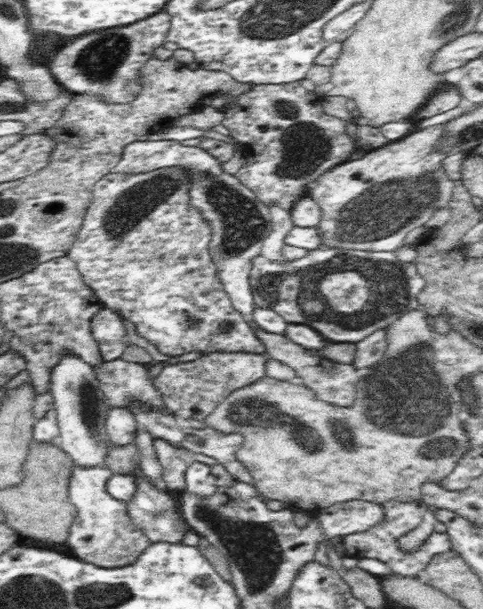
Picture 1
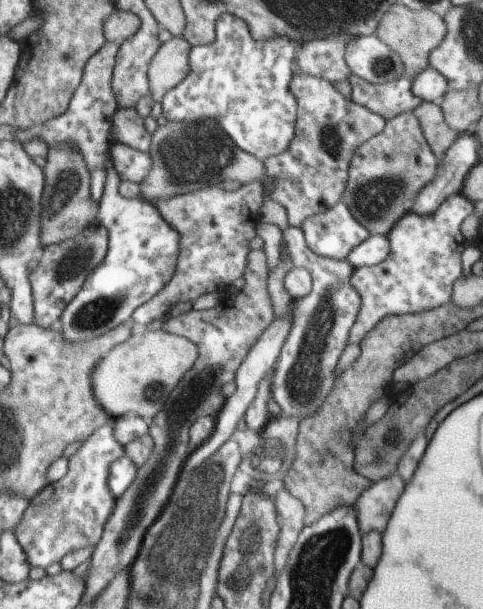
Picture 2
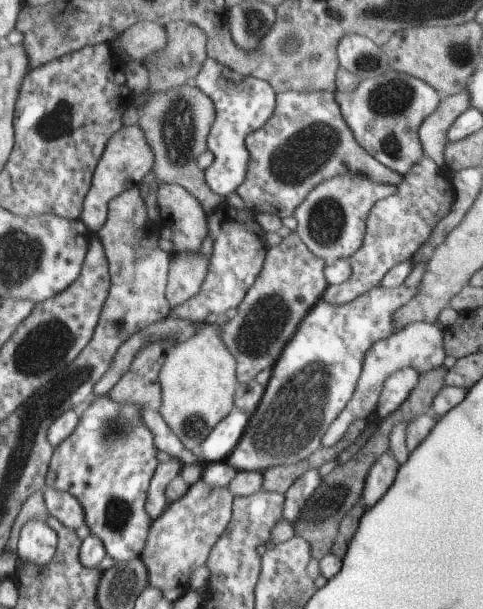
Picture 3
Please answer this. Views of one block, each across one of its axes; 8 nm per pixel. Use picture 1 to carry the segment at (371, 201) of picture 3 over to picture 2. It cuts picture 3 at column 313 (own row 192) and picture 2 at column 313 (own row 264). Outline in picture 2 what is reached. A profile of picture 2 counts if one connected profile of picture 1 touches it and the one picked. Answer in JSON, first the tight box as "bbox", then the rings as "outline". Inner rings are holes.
{"bbox":[301,202,371,260],"outline":[[[339,202],[317,216],[309,216],[301,230],[311,252],[331,260],[345,260],[357,244],[371,236],[369,230],[353,218],[353,212],[345,202]]]}

